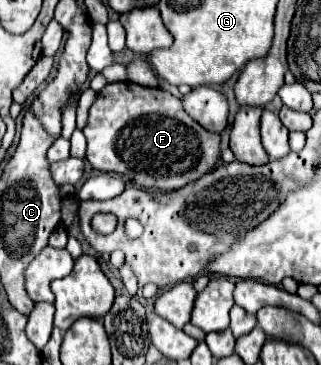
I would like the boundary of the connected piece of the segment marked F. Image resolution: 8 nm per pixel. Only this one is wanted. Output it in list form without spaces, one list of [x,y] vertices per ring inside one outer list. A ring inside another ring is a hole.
[[[130,81],[108,83],[98,91],[96,101],[88,111],[88,123],[84,127],[86,135],[86,159],[90,165],[104,173],[128,175],[138,187],[174,191],[184,187],[190,181],[200,179],[204,173],[214,169],[220,159],[220,135],[210,133],[200,127],[190,115],[182,109],[180,99],[170,95],[160,87],[142,87]]]

